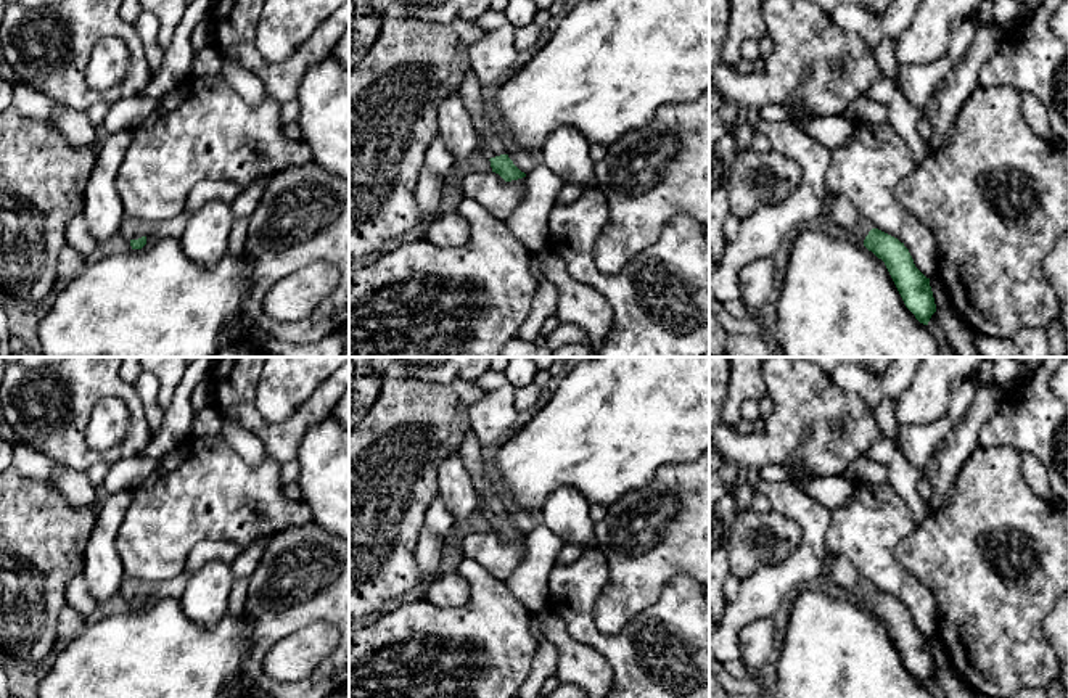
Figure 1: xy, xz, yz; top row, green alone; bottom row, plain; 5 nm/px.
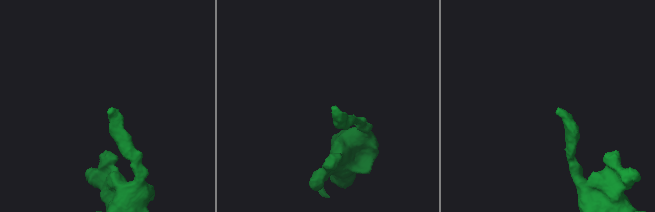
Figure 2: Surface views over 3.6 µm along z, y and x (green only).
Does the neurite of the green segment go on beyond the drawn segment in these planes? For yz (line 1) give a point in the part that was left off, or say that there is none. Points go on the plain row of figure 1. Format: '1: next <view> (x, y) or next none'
1: next yz (838, 570)

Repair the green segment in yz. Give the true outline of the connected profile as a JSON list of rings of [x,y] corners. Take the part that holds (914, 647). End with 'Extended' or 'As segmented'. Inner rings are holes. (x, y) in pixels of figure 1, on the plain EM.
[[[825,555],[820,574],[852,593],[856,600],[885,622],[906,667],[920,684],[928,685],[936,672],[930,638],[915,627],[904,603],[873,589],[843,555]]]. Extended

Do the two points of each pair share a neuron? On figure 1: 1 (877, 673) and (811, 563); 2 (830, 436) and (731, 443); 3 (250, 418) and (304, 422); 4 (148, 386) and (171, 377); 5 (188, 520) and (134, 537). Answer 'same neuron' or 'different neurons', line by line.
1: different neurons
2: same neuron
3: same neuron
4: different neurons
5: same neuron

